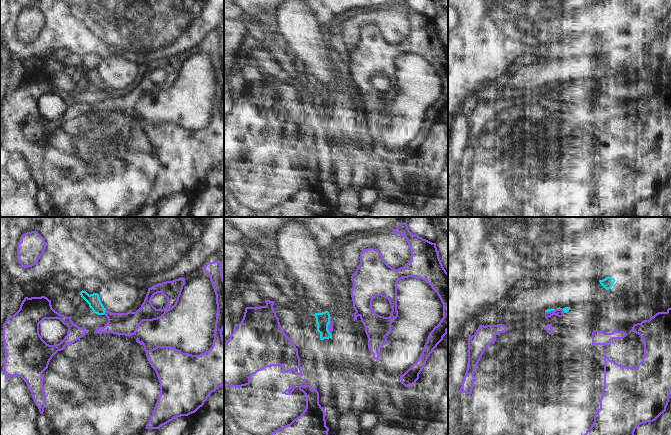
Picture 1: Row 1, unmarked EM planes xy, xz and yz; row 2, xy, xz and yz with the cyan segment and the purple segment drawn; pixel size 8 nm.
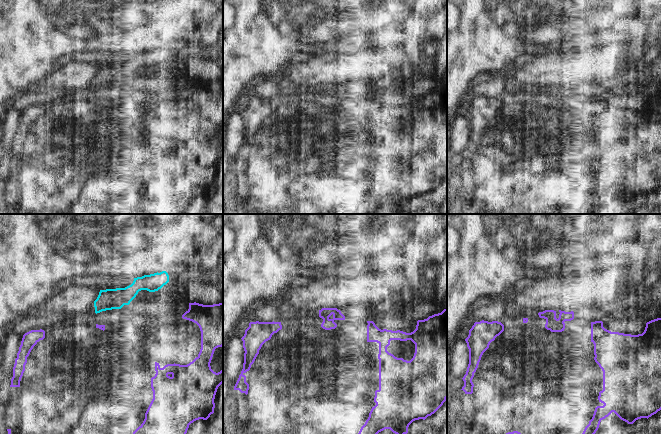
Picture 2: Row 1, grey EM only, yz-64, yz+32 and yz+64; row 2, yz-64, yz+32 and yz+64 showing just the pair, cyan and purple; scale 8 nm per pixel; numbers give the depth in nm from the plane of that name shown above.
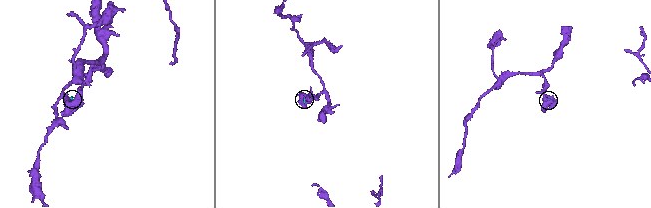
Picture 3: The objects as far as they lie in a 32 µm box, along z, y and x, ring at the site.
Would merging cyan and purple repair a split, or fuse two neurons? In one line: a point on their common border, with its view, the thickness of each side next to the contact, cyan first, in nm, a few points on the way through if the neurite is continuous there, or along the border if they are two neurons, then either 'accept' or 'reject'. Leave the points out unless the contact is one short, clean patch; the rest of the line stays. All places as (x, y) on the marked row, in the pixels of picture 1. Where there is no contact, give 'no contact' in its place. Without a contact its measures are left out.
contact xy (104, 312); calibres 100 and 180 nm; border xy (106, 310), (103, 314); reject

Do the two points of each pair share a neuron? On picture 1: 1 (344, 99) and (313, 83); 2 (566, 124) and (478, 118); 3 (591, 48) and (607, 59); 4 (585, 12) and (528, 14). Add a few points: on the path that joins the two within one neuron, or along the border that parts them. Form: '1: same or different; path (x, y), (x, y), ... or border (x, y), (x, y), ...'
1: different; border (309, 72), (324, 81), (328, 86)
2: same; path (544, 122), (530, 120), (524, 114), (500, 114)
3: different; border (594, 54), (592, 56), (581, 55), (571, 57)
4: same; path (571, 12), (542, 12)

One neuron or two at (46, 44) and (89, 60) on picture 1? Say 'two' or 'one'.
one

